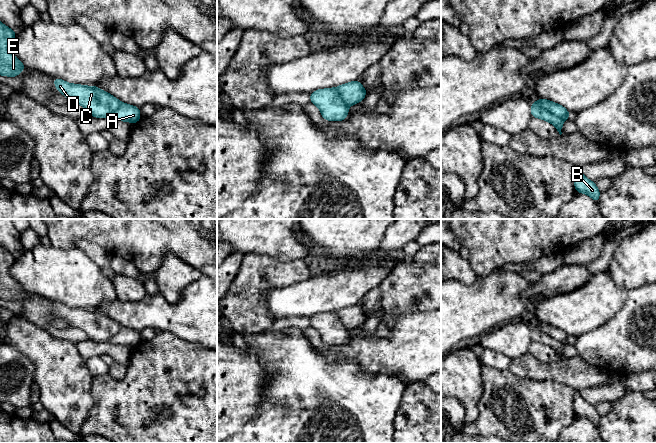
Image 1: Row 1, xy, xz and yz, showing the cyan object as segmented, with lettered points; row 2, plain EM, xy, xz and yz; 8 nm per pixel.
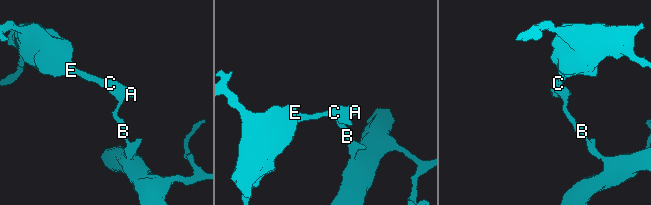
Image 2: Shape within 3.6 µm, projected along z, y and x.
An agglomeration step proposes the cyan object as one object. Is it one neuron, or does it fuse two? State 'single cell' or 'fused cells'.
fused cells

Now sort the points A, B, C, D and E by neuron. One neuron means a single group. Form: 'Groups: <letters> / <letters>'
Groups: A B / C D E

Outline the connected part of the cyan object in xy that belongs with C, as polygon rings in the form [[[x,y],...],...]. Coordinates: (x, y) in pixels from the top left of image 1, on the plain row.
[[[53,302],[56,313],[70,326],[86,332],[89,339],[106,342],[117,334],[121,326],[97,310],[70,308],[59,302]]]

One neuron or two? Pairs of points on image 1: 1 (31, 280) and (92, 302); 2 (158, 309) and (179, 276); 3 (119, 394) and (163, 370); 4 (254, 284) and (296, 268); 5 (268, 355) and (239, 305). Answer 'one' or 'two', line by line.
1: one
2: two
3: one
4: one
5: two

